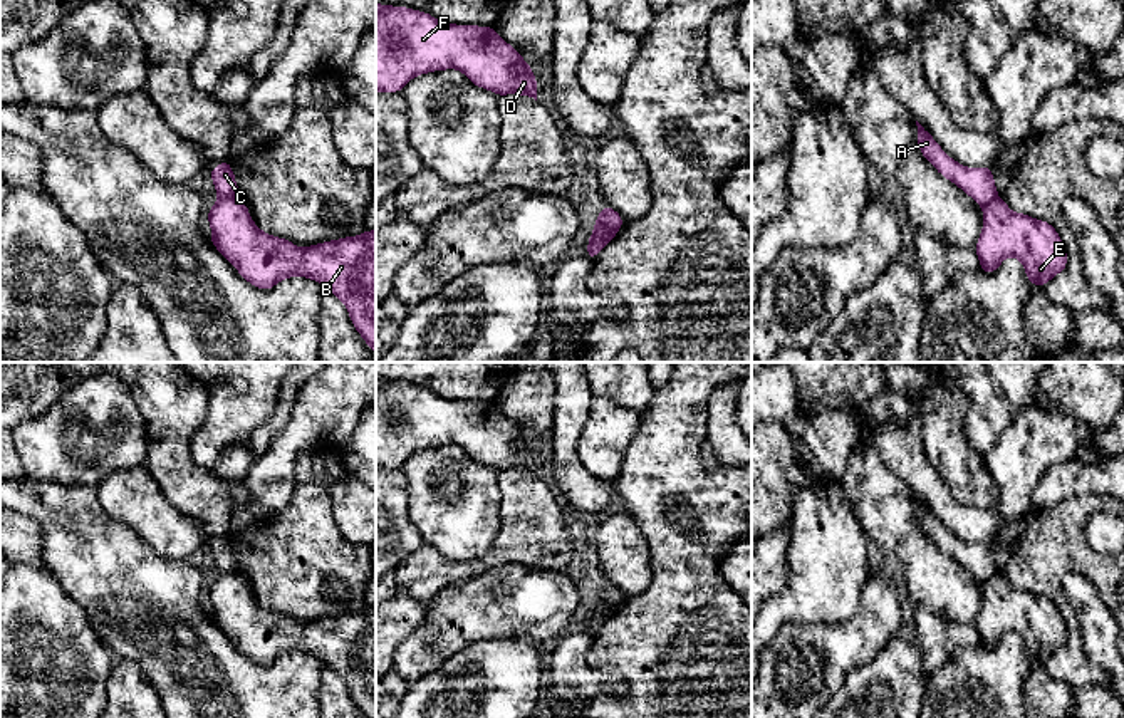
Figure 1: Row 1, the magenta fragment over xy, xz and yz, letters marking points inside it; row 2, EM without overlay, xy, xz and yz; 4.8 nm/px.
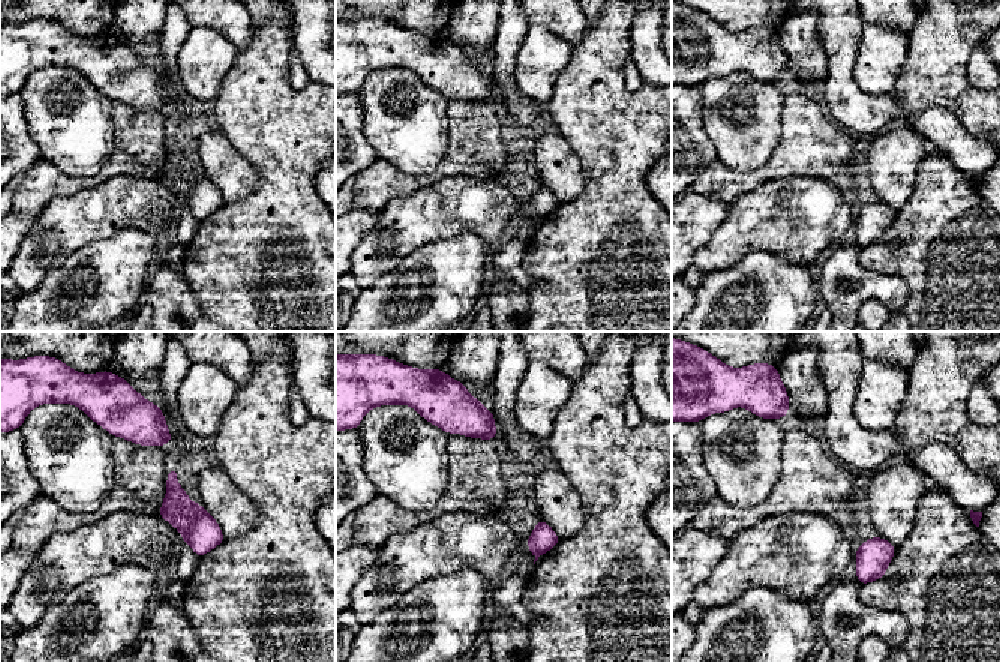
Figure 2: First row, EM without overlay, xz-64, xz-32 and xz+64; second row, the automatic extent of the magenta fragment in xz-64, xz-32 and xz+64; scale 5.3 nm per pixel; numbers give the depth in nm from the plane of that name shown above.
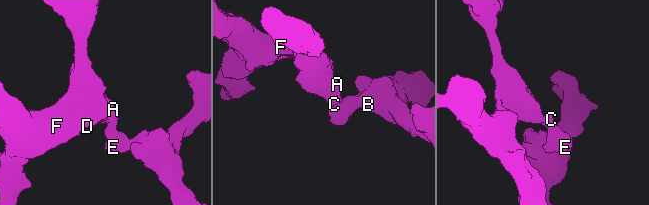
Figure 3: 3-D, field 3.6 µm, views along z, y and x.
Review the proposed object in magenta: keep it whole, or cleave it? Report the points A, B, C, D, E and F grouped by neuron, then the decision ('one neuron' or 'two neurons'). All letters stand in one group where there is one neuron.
groups A C D F / B E; two neurons

